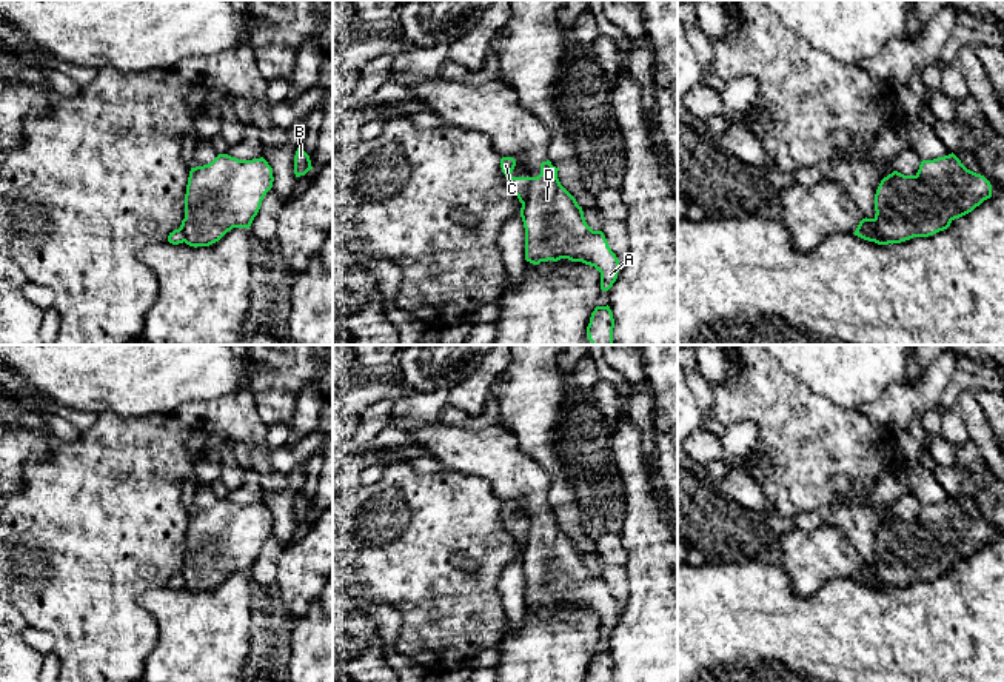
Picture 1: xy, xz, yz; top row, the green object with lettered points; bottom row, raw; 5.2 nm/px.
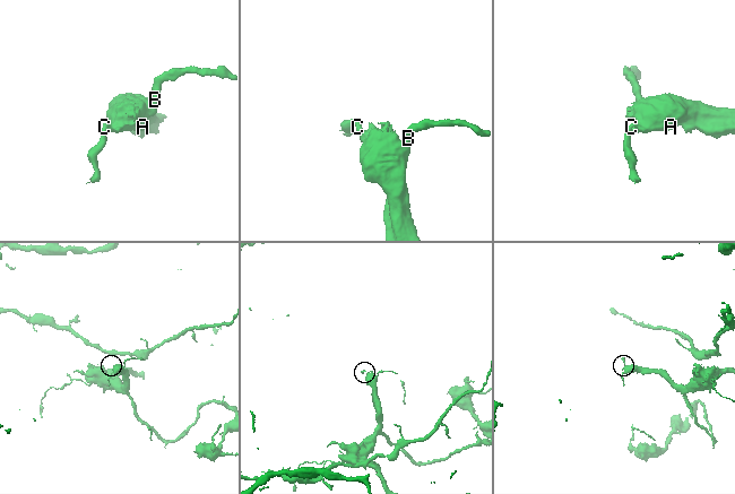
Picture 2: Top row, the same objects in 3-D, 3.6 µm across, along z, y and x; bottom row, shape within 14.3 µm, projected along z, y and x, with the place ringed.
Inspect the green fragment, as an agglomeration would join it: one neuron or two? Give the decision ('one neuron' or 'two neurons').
two neurons

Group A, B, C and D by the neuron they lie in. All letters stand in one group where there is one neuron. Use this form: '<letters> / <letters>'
A B D / C

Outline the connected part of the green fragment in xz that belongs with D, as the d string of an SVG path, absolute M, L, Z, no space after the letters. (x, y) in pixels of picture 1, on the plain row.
M550 505L540 508L537 522L525 522L527 547L520 553L525 573L525 605L539 610L540 607L557 607L568 603L594 611L601 617L601 634L608 636L621 614L616 599L608 591L602 576L593 576L584 562L576 543L561 530L559 513Z

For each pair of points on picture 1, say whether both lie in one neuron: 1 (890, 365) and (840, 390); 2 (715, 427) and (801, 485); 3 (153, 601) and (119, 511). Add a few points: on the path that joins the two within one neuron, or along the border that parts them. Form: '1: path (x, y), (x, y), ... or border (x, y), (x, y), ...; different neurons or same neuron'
1: path (878, 365), (864, 365), (852, 377); same neuron
2: border (712, 413), (726, 427); different neurons
3: border (167, 584), (151, 584), (137, 596), (157, 624); different neurons

